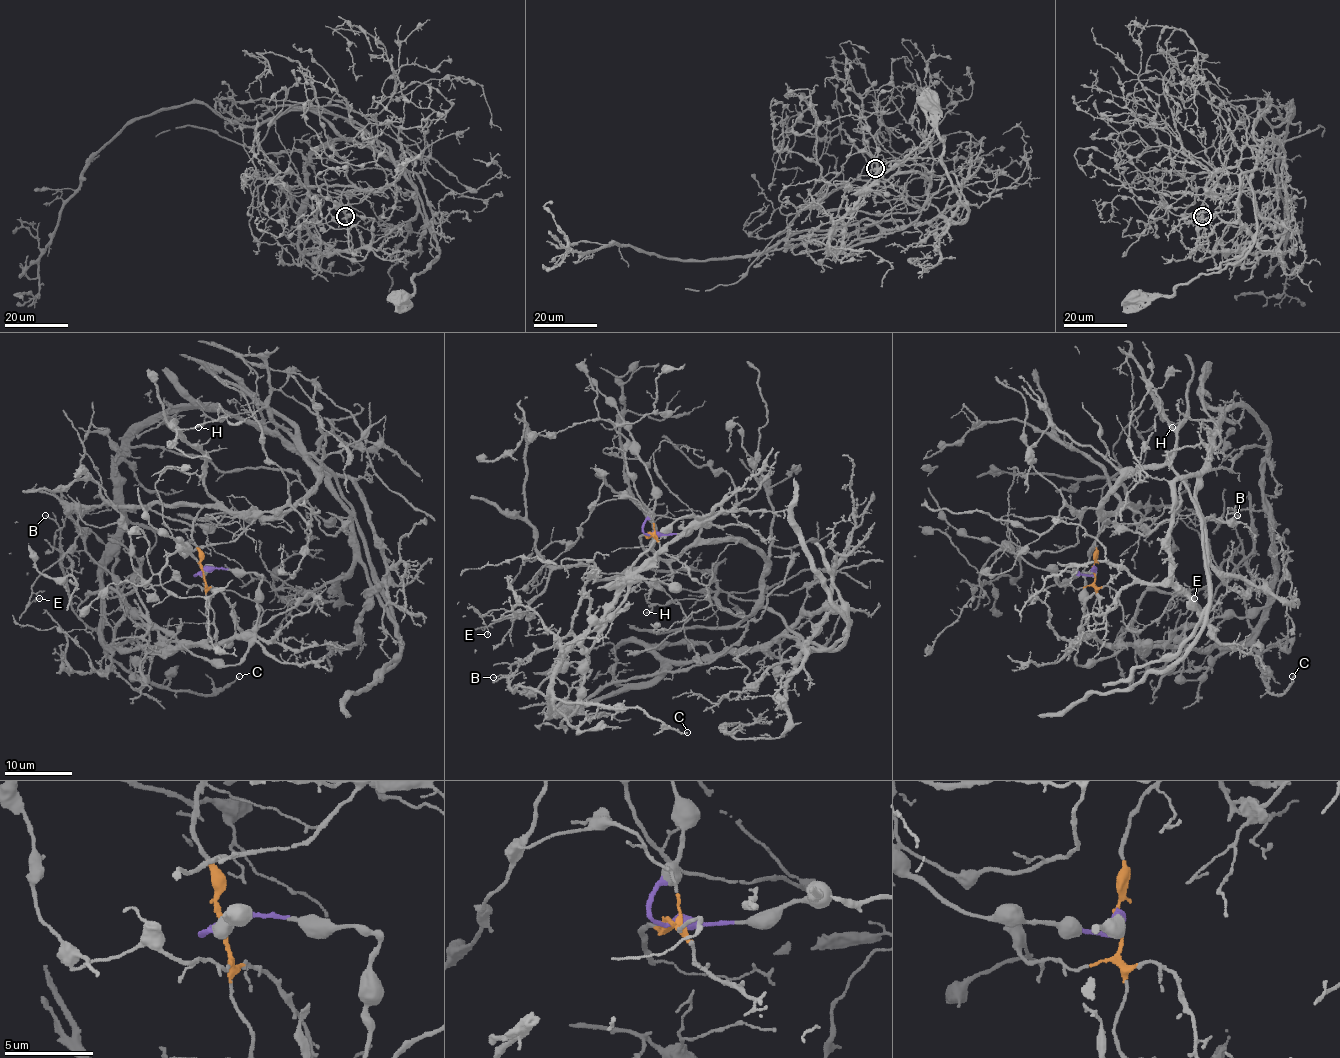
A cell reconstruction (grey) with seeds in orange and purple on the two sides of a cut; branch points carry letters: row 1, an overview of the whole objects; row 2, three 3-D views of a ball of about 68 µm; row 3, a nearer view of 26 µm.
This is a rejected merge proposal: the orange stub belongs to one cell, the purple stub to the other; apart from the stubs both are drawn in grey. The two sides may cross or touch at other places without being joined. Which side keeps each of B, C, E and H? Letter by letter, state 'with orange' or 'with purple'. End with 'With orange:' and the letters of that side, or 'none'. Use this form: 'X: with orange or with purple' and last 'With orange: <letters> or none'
B: with purple
C: with purple
E: with orange
H: with orange
With orange: E, H

